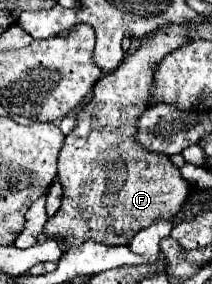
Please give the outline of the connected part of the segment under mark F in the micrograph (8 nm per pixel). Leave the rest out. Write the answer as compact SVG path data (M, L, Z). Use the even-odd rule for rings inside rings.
M183 24L163 28L161 32L155 32L143 46L137 48L133 56L127 56L125 62L105 78L101 78L95 84L95 96L93 100L77 114L79 124L67 134L65 144L59 154L59 182L63 186L63 198L61 208L53 218L47 220L43 232L47 238L61 236L61 242L65 248L79 246L87 240L95 240L107 246L127 246L131 244L133 236L155 224L157 220L171 220L179 208L185 204L189 196L189 182L181 176L181 172L169 162L169 156L165 154L153 154L143 152L143 148L135 142L135 124L139 114L149 106L147 92L153 82L155 66L167 56L171 50L181 48L187 40L187 28Z

